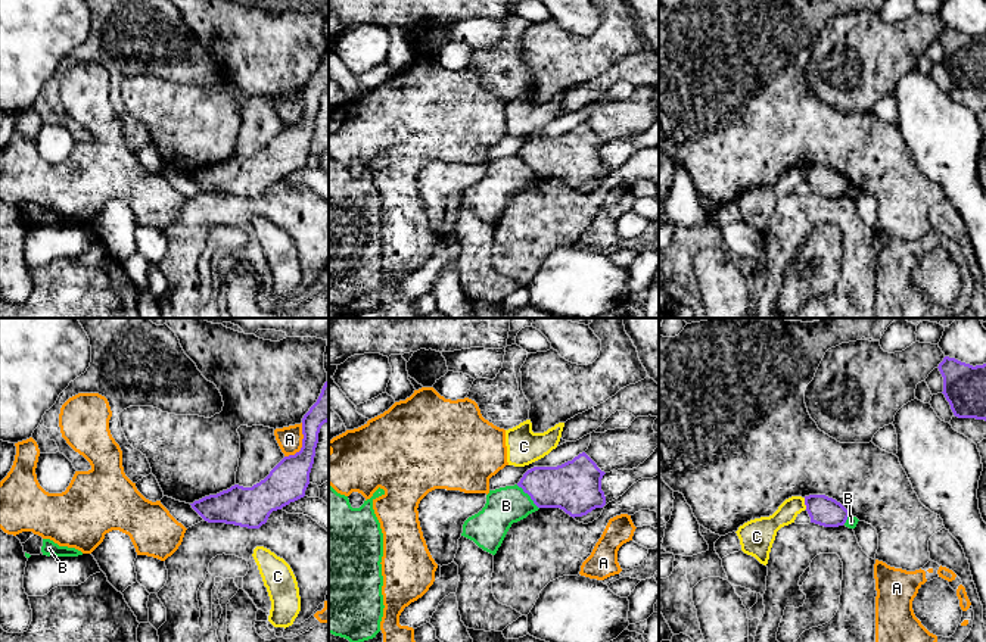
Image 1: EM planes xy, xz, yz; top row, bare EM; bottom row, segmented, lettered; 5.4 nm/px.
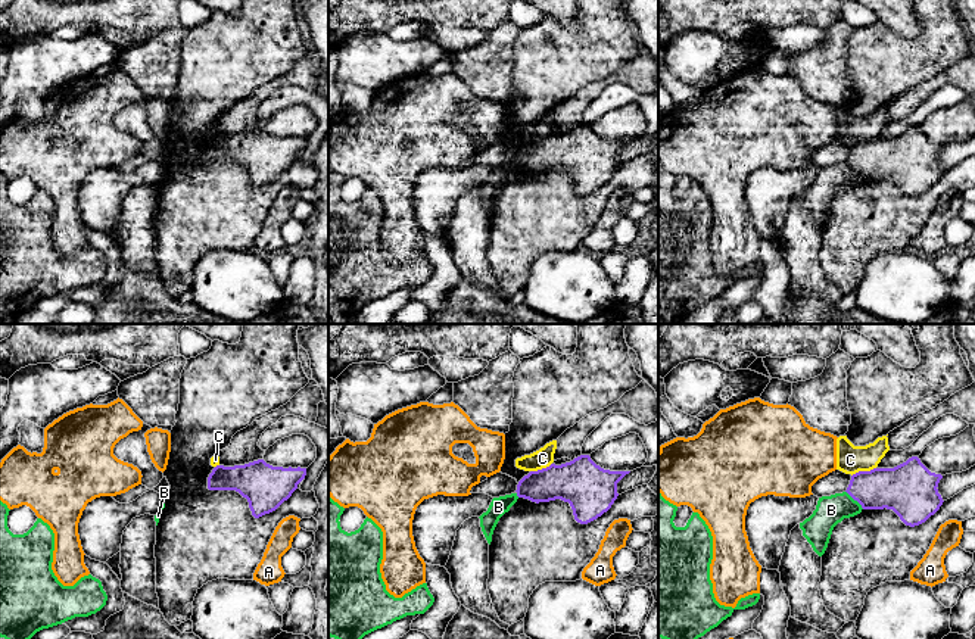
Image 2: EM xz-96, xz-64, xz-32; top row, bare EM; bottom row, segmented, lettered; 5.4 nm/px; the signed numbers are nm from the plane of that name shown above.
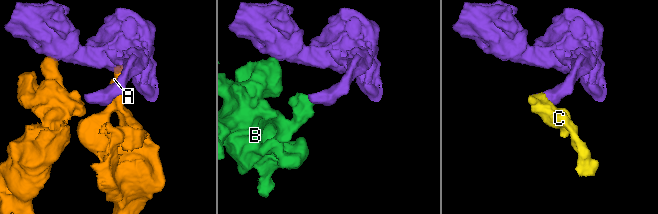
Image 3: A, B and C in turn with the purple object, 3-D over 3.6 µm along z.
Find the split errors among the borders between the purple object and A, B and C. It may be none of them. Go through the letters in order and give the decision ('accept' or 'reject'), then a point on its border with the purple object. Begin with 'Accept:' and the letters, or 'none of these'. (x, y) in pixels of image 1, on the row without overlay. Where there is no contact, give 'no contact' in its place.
Accept: none of these
A: reject; contact xy (302, 114)
B: reject; contact xz (529, 165)
C: reject; contact yz (805, 174)

